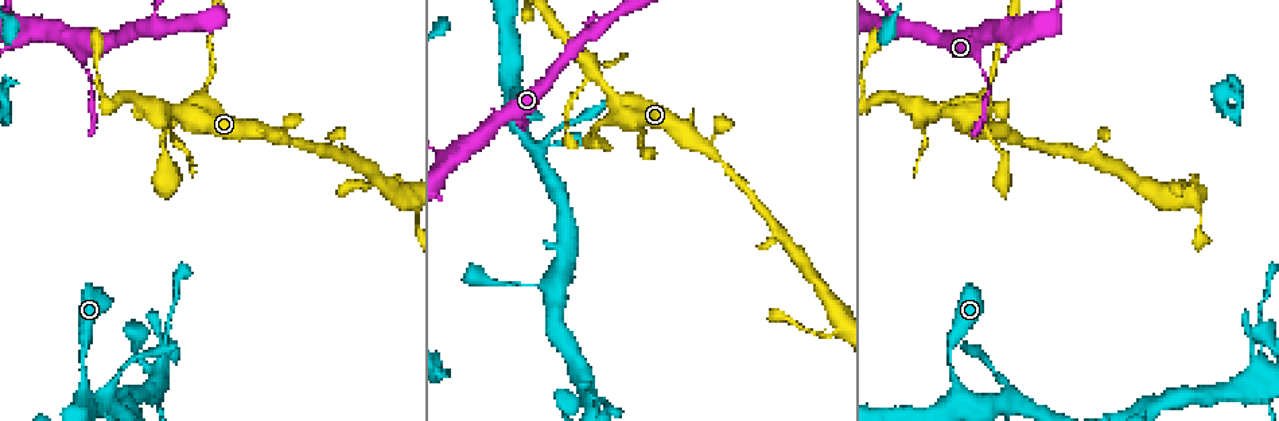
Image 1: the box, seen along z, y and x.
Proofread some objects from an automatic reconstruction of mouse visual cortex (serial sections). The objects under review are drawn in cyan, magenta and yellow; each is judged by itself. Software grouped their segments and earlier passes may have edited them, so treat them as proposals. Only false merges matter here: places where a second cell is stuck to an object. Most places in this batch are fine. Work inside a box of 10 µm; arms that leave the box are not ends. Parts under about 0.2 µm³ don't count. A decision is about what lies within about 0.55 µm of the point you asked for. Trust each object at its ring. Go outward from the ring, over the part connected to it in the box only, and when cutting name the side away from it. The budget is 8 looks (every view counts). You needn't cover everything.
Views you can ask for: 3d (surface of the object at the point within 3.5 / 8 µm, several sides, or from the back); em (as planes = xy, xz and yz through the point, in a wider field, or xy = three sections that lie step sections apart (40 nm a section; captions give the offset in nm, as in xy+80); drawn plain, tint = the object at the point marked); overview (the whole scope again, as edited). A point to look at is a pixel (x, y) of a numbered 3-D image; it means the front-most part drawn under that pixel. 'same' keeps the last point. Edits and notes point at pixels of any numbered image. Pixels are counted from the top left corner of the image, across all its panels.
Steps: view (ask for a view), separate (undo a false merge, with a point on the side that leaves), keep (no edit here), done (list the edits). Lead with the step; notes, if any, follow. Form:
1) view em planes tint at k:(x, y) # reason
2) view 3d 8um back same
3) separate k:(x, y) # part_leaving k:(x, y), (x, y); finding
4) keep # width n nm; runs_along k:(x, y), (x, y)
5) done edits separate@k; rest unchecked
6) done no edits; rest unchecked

view 3d 8um at 1:(207, 80)

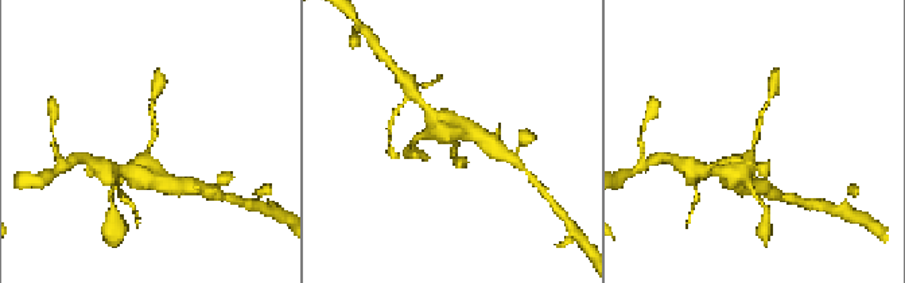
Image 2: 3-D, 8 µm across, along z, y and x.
view 3d 3.5um same

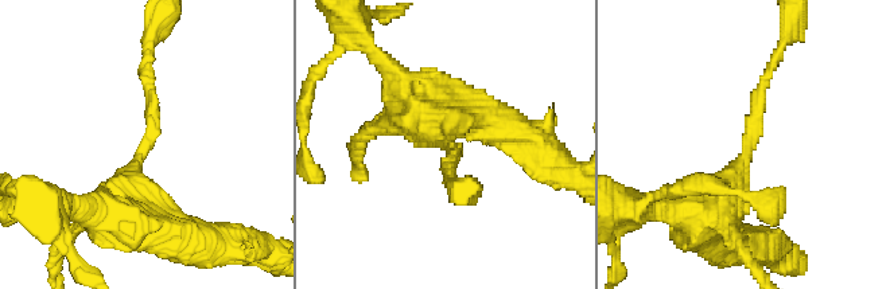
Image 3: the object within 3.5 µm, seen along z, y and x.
view em planes tint at 3:(147, 142)

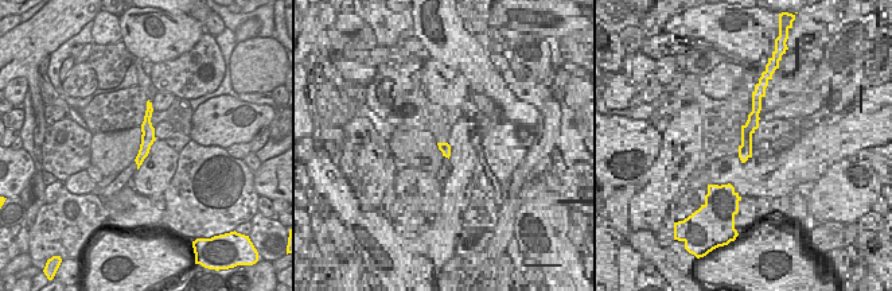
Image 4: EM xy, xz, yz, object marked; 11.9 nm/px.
keep # runs_along 3:(719, 217), (774, 59); one cell here

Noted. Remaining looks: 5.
view 3d 3.5um at 1:(582, 38) # three arms meet

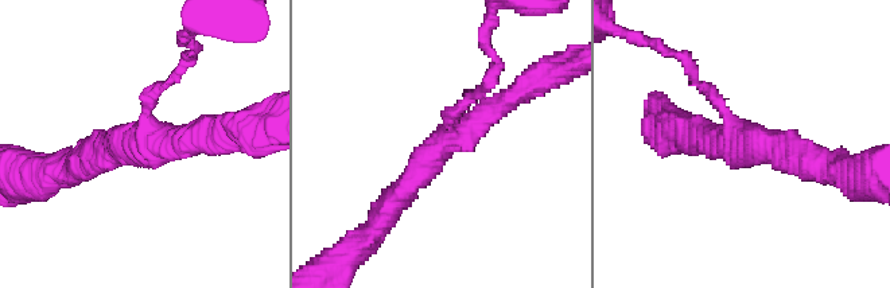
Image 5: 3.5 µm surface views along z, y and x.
view em xy step 2 tint at 5:(736, 144)

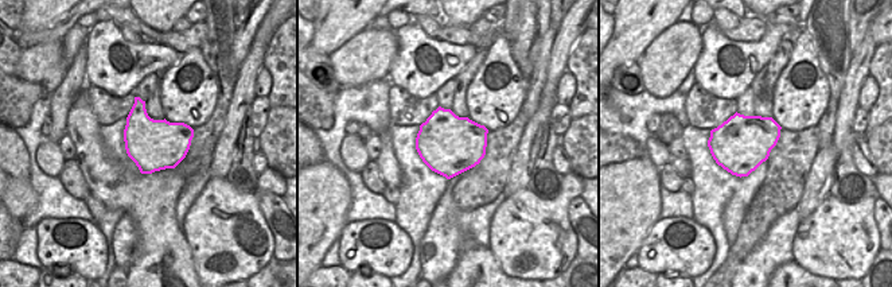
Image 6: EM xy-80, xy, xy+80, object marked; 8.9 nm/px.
keep # runs_along 5:(388, 205), (438, 146), (525, 88); continuous, no second cell

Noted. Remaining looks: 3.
view 3d 8um at 1:(1012, 135) # calibre changes

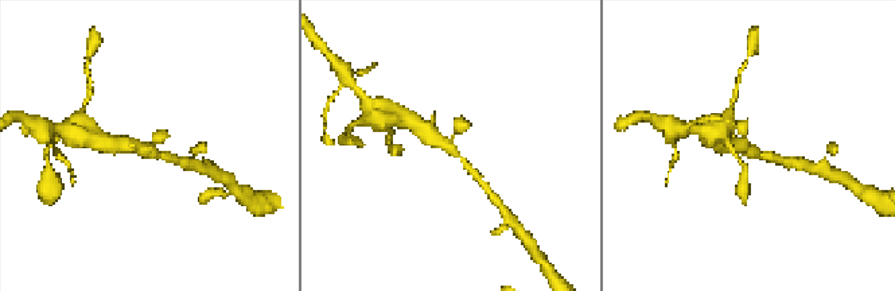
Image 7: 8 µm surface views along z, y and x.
view 3d 3.5um same # zoom in

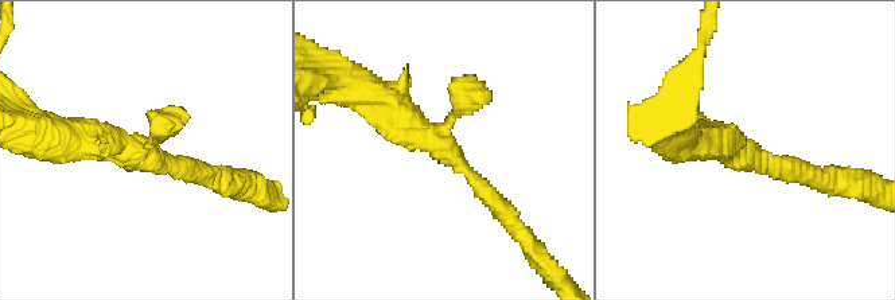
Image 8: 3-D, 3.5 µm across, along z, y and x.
view em planes tint at 8:(439, 150)

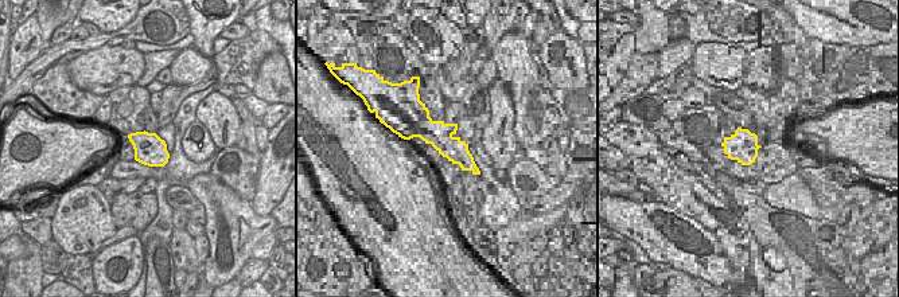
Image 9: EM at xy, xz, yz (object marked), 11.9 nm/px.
keep # runs_along 8:(369, 93), (460, 164), (502, 210); one cell here

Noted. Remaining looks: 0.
done no edits; rest unchecked

